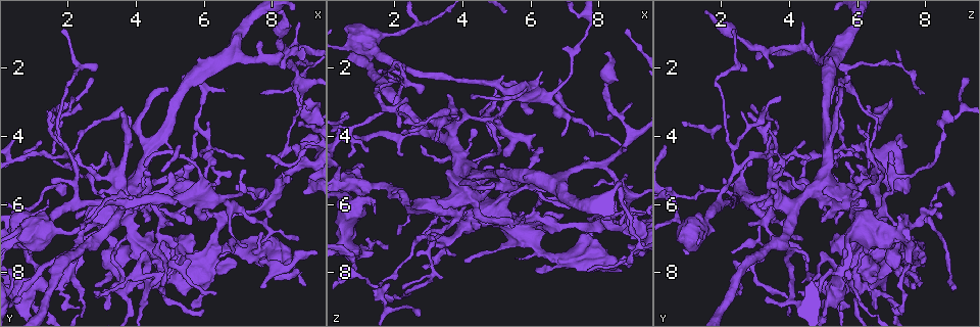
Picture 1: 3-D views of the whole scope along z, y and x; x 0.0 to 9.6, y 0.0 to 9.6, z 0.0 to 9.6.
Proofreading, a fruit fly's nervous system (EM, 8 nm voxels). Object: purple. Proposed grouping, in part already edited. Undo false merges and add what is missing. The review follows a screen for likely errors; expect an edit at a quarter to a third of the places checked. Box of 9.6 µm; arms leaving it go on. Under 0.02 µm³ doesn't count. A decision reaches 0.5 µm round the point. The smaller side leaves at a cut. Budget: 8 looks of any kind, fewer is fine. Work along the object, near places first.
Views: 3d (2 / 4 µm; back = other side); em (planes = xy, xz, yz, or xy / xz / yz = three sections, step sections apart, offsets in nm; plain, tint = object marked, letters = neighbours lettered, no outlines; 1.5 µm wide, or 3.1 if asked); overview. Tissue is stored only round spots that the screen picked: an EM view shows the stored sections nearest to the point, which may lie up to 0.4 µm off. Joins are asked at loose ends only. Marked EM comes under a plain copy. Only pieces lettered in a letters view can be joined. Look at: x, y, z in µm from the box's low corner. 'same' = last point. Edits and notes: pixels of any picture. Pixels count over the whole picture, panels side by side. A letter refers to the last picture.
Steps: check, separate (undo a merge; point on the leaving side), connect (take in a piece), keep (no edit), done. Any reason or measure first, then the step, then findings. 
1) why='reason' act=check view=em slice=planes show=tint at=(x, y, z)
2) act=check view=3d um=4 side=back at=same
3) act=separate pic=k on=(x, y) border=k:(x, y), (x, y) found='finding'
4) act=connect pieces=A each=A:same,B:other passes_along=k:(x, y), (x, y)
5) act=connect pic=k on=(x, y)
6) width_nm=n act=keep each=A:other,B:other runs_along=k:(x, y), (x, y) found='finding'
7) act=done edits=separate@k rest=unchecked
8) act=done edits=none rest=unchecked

why='branch stops here' act=check view=em slice=xz step=8 show=tint at=(1.95, 5.70, 8.85)

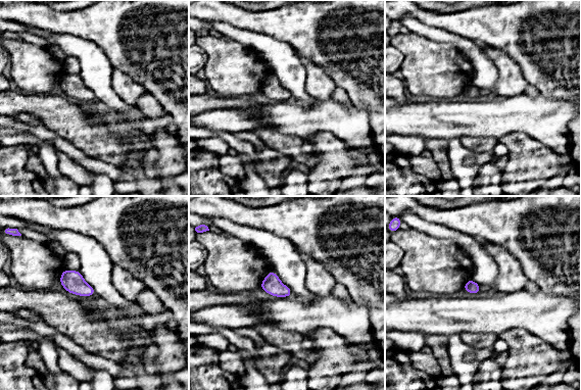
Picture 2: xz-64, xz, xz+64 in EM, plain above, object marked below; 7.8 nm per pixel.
why='see the neighbours' act=check view=em slice=xz step=8 show=letters at=same

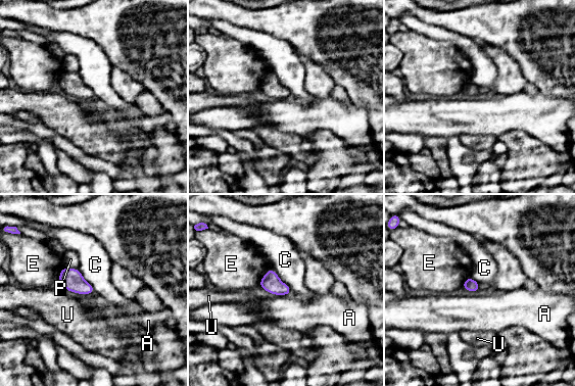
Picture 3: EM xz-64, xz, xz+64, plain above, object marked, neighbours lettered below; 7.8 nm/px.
longest_contact=C:260nm act=keep each=A:other,C:other,E:other,P:other,U:other found='none of them fits'

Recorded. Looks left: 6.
why='free end' act=check view=em slice=planes show=letters at=(2.15, 2.85, 3.70)

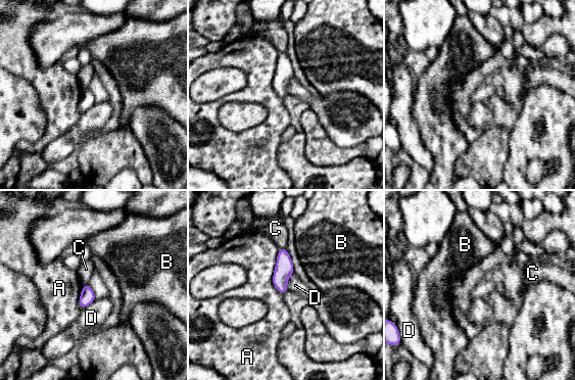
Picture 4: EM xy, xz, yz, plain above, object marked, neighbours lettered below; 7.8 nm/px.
width_nm=120 longest_contact=A:380nm act=keep each=A:other,B:other,C:other,D:other found='none of them fits'

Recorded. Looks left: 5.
why='thick end' act=check view=3d um=4 at=(5.65, 7.45, 5.20)

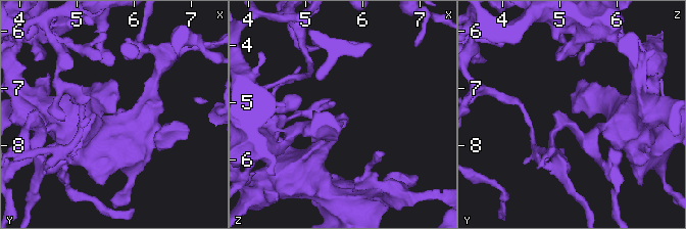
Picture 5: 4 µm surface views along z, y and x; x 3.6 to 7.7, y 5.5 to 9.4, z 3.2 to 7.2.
act=check view=em slice=planes show=tint at=(5.65, 7.40, 5.15)

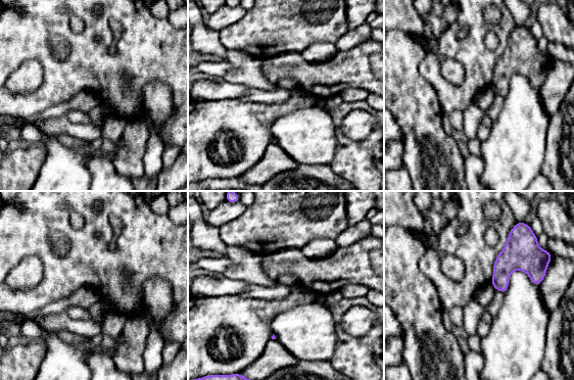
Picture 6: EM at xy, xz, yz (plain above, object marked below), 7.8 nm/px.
act=check view=em slice=planes show=letters at=same

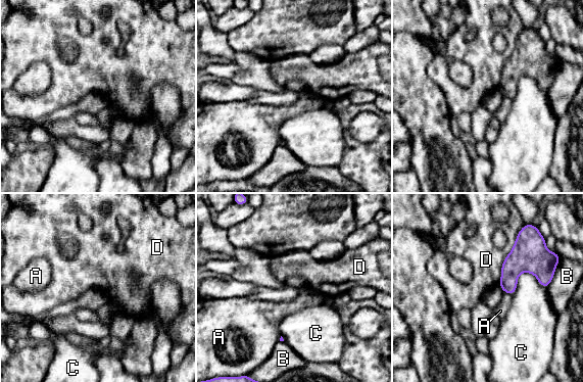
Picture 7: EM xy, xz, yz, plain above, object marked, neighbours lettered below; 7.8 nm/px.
act=keep each=A:other,B:other,C:other,D:other border=7:(520, 229), (502, 261), (497, 284) found='none of them fits'

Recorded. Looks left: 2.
act=done edits=none rest=unchecked

